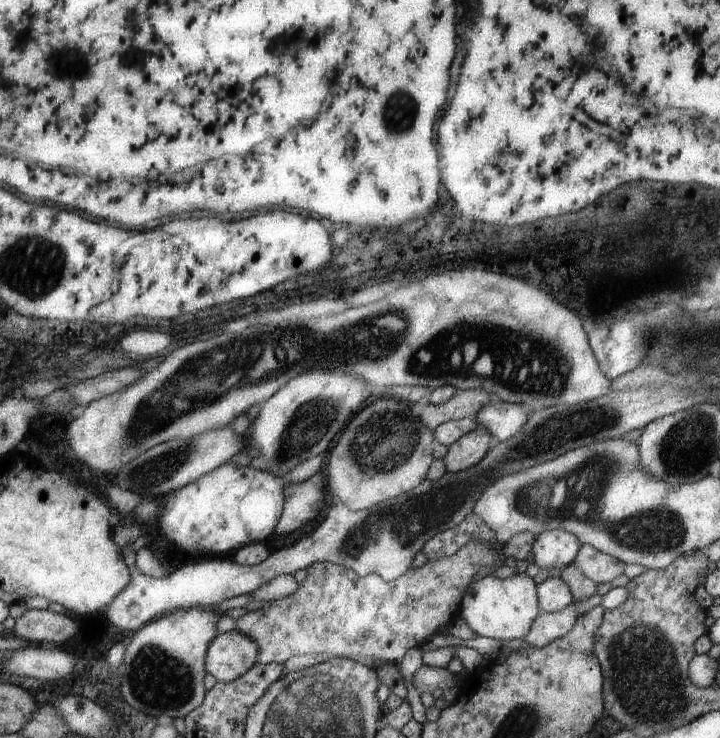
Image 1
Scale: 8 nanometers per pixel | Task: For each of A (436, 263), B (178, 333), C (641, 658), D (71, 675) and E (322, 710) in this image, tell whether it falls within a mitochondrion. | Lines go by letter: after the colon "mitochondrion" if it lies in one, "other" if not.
A: other
B: other
C: mitochondrion
D: other
E: mitochondrion

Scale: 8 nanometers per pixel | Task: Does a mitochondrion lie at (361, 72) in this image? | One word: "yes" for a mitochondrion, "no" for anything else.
no

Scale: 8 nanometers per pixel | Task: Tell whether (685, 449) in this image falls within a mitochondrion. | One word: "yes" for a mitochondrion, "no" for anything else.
yes

